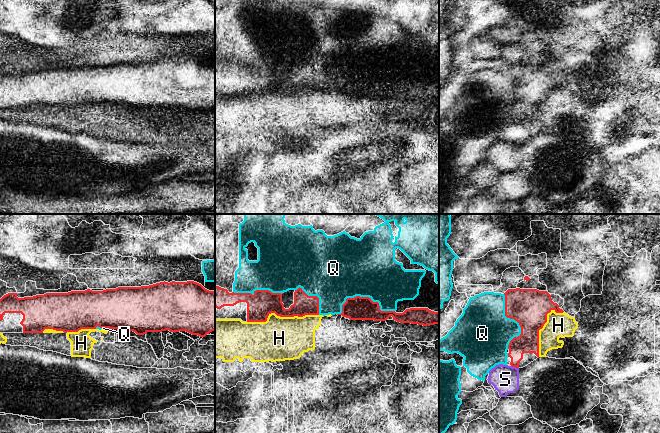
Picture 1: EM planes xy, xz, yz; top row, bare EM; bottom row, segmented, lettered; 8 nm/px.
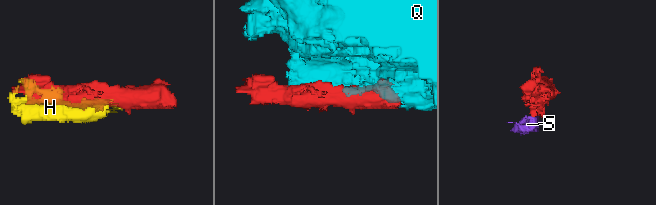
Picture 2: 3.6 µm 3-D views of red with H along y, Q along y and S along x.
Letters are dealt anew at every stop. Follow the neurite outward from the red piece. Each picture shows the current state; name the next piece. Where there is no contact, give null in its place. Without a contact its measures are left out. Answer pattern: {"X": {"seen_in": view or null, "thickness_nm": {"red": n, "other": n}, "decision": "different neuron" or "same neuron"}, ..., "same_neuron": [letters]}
{"H": {"seen_in": "xz", "thickness_nm": {"red": 200, "other": 360}, "decision": "different neuron"}, "Q": {"seen_in": "xz", "thickness_nm": {"red": 190, "other": 480}, "decision": "different neuron"}, "S": {"seen_in": "yz", "thickness_nm": {"red": 180, "other": 220}, "decision": "different neuron"}, "same_neuron": []}

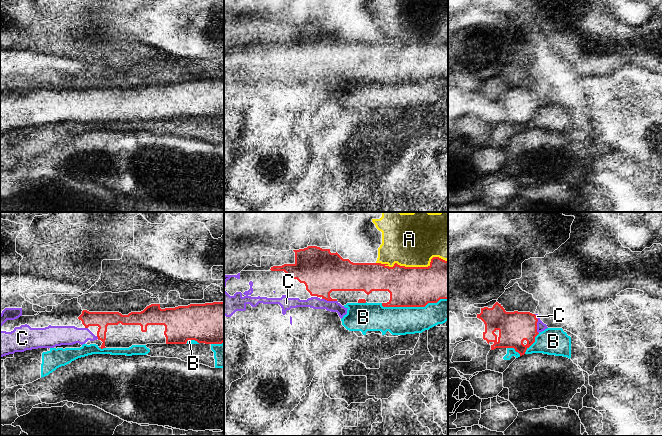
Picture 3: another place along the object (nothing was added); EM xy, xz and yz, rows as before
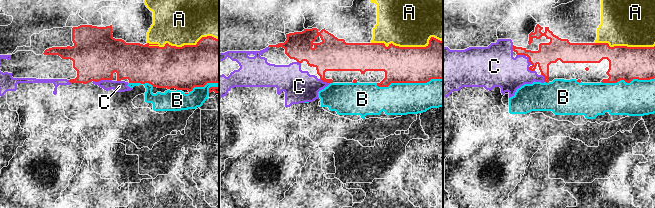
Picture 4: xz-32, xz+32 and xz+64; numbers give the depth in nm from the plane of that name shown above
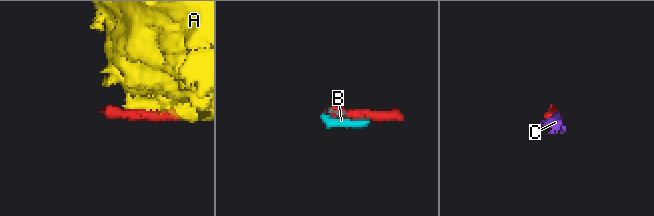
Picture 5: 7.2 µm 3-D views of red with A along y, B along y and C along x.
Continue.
{"A": {"seen_in": "xz", "thickness_nm": {"red": 320, "other": 360}, "decision": "different neuron"}, "B": {"seen_in": "xz", "thickness_nm": {"red": 320, "other": 220}, "decision": "different neuron"}, "C": {"seen_in": "yz", "thickness_nm": {"red": 260, "other": 70}, "decision": "same neuron"}, "same_neuron": ["C"]}

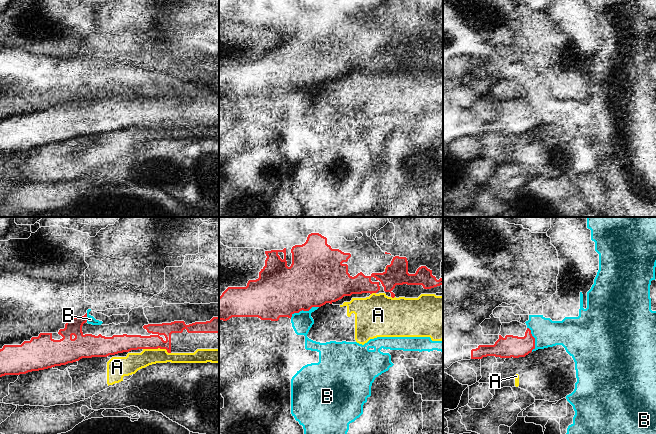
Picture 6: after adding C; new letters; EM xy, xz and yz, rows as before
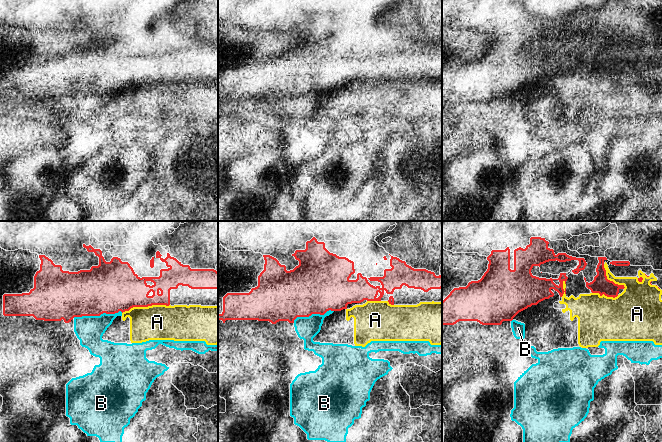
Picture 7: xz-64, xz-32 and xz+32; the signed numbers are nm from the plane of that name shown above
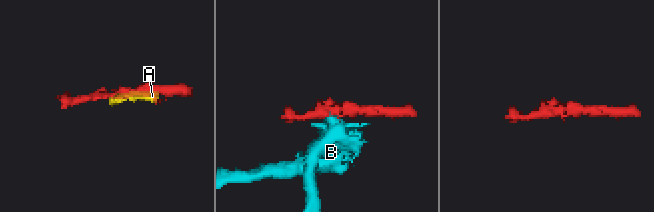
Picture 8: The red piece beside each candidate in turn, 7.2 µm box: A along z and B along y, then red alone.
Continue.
{"A": {"seen_in": "xy", "thickness_nm": {"red": 130, "other": 150}, "decision": "different neuron"}, "B": {"seen_in": "xz", "thickness_nm": {"red": 420, "other": 160}, "decision": "different neuron"}, "same_neuron": []}

